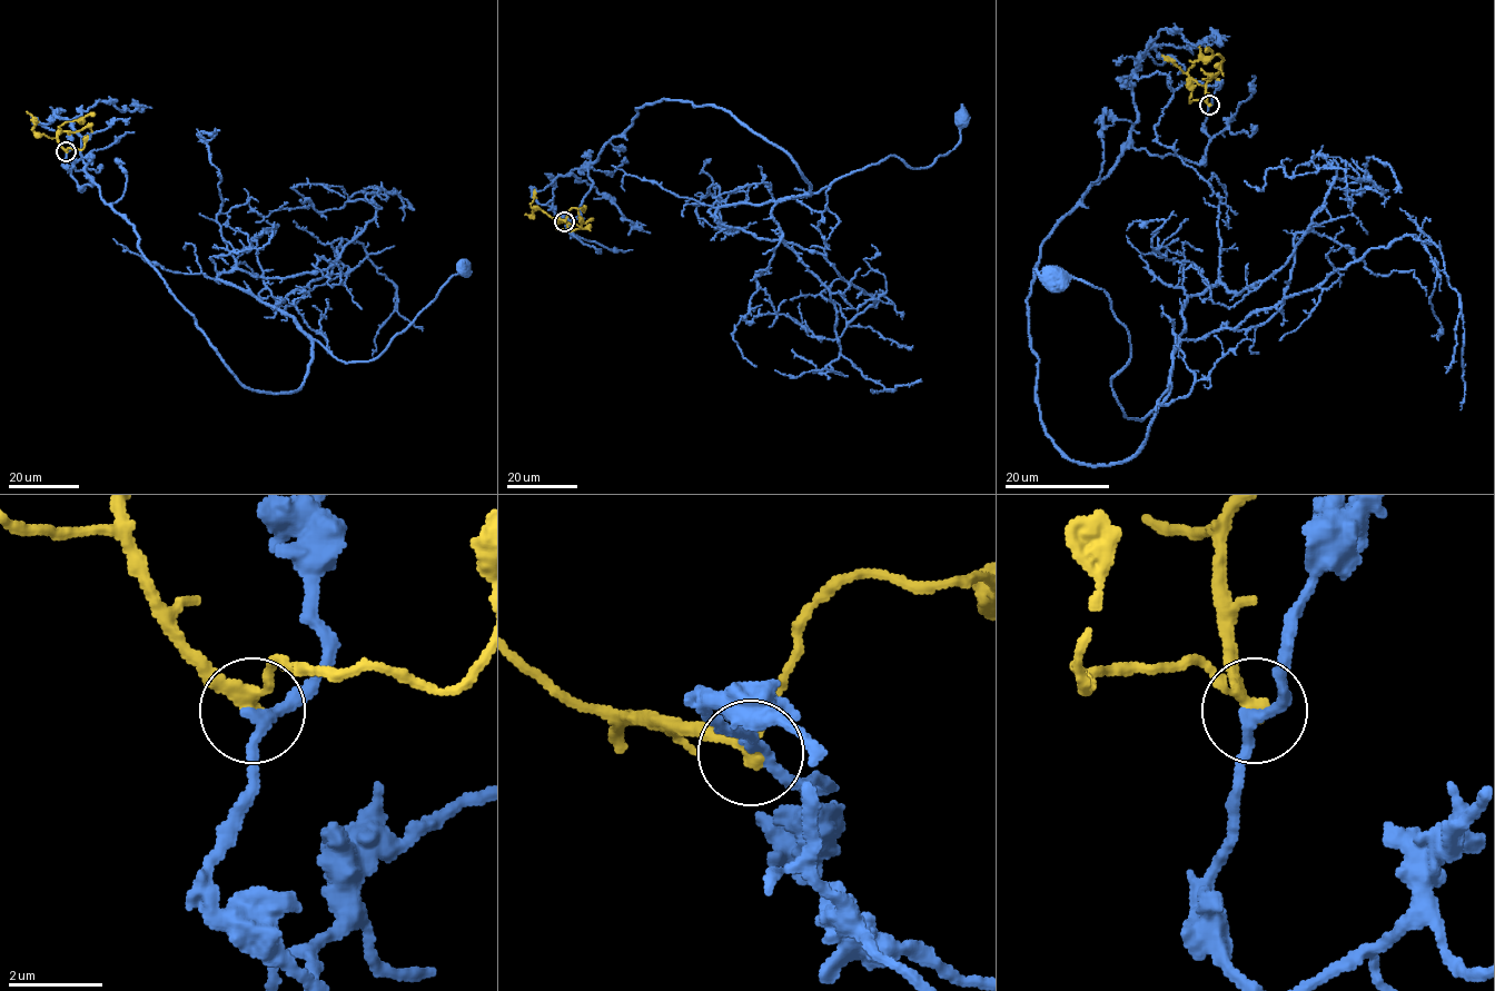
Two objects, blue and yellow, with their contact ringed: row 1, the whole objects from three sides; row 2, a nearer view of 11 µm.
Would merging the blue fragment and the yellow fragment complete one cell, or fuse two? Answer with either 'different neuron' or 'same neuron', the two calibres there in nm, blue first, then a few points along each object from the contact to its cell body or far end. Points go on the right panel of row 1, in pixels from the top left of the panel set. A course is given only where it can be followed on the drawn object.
different neuron; calibres 200 and 260 nm; course blue (1209, 105), (1027, 301), (1045, 434), (1122, 464), (1169, 387), (1125, 415), (1129, 332), (1057, 277); course yellow (1209, 105), (1206, 83), (1221, 68), (1223, 60), (1217, 55), (1189, 60)

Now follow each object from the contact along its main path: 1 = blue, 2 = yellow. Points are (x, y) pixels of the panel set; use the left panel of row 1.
1: (67, 151), (253, 389), (296, 392), (313, 340), (375, 359), (464, 267)
2: (67, 151), (60, 145), (57, 130), (67, 121), (82, 118), (77, 121)

